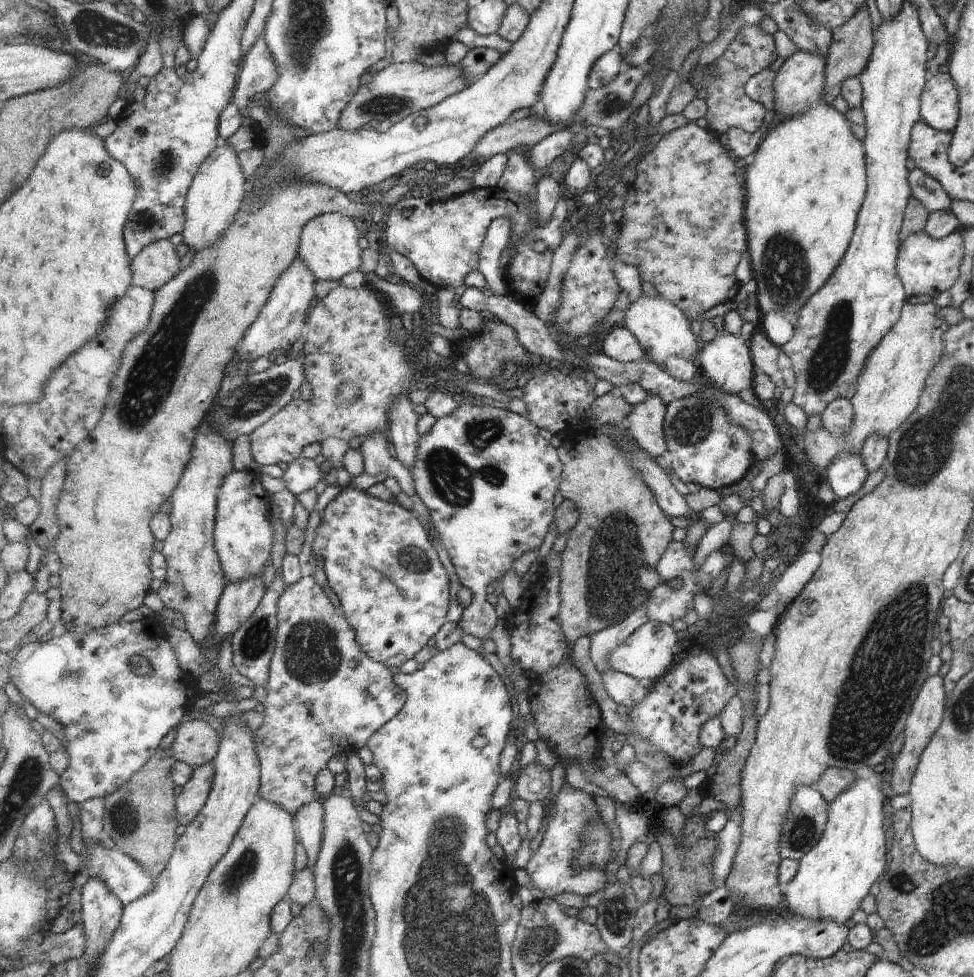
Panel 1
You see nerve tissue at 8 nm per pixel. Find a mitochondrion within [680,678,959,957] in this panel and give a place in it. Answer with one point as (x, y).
(801, 834)

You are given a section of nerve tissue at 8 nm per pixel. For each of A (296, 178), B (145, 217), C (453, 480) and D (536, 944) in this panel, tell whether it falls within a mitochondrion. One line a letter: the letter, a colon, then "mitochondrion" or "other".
A: other
B: mitochondrion
C: mitochondrion
D: mitochondrion

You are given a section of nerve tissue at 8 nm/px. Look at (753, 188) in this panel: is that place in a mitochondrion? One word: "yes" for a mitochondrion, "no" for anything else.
no

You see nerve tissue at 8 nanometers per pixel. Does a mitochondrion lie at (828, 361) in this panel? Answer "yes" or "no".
yes

